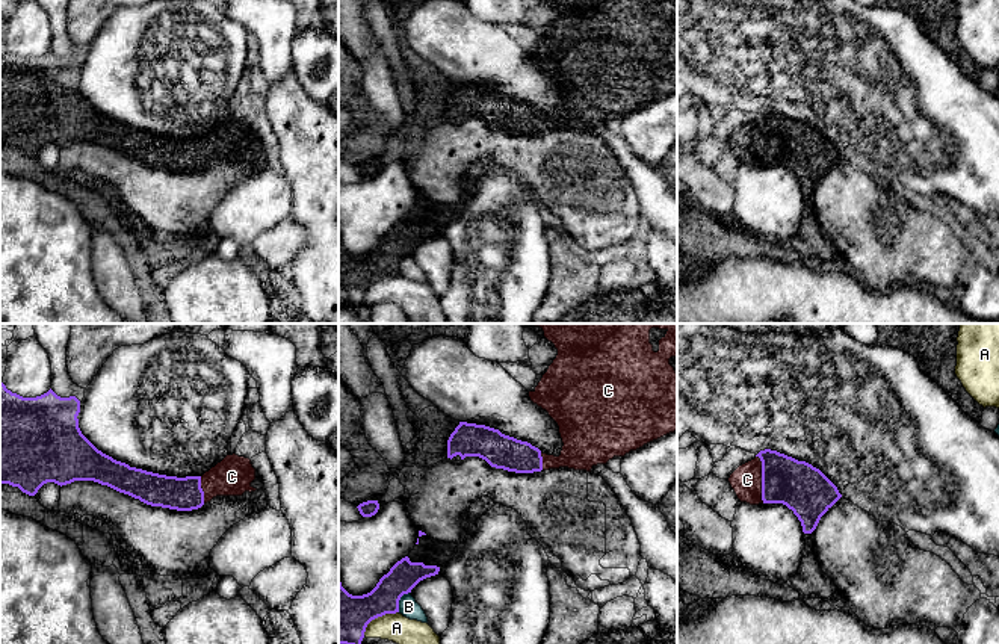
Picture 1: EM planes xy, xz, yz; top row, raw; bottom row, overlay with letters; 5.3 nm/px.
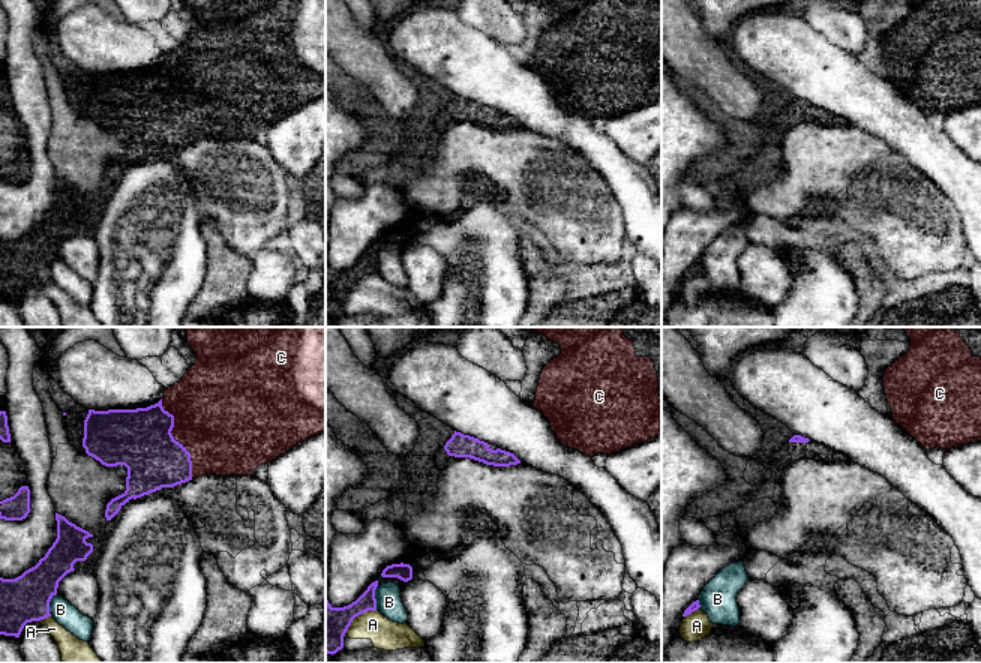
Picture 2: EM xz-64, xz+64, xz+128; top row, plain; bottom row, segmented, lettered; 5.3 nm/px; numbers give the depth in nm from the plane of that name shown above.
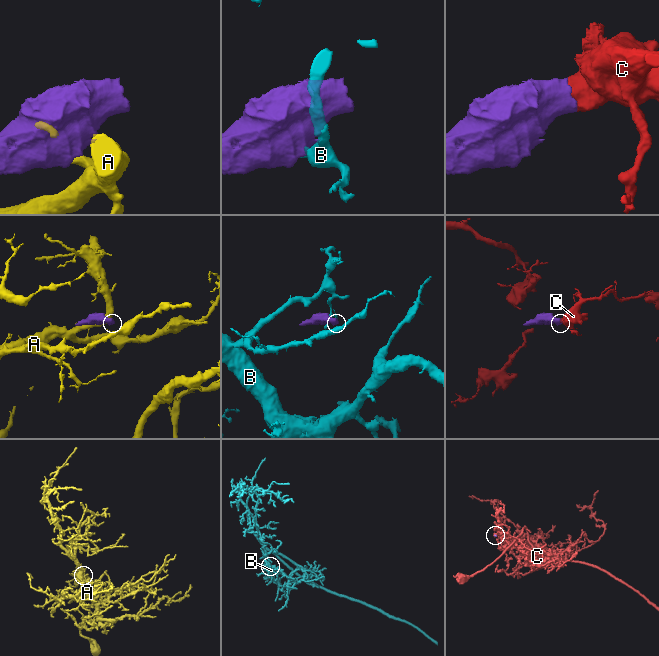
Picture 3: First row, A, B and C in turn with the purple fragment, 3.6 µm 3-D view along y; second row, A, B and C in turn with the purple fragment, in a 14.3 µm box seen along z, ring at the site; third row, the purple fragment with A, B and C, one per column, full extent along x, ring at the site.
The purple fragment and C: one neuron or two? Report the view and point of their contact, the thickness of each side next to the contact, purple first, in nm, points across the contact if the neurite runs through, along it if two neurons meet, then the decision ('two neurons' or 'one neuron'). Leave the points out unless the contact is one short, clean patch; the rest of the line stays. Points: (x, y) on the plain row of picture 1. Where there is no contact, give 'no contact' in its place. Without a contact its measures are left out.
contact yz (762, 141); calibres 260 and 160 nm; one neuron

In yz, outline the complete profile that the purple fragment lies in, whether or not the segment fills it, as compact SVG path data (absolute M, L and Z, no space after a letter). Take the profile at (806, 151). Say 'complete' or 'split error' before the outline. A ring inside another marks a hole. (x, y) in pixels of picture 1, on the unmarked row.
split error; M771 110L760 112L754 121L739 127L728 144L741 163L786 166L801 183L804 195L812 195L821 178L842 159L819 130Z

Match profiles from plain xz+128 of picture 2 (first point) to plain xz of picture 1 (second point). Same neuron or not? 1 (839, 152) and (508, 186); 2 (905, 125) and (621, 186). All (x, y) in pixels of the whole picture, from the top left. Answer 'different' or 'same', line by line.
1: different
2: different

